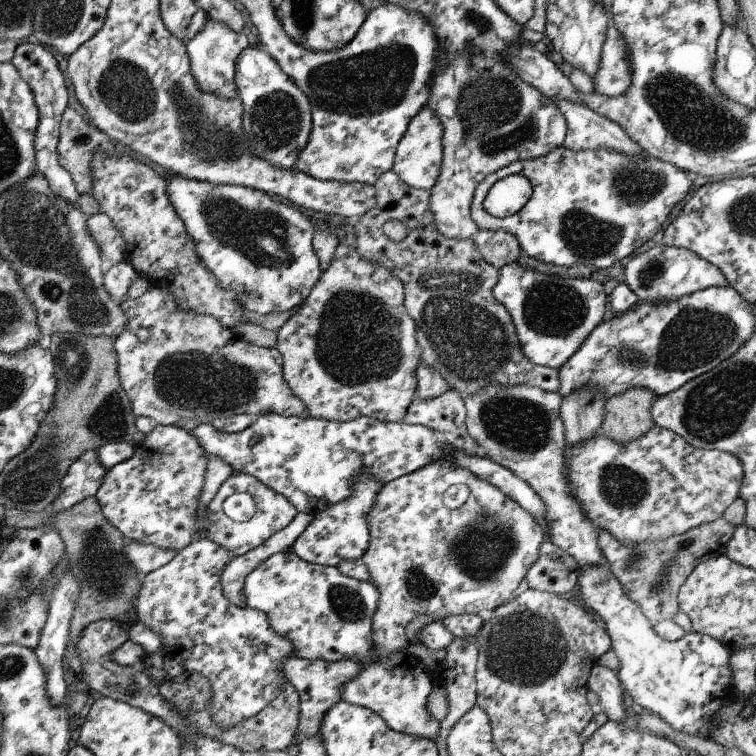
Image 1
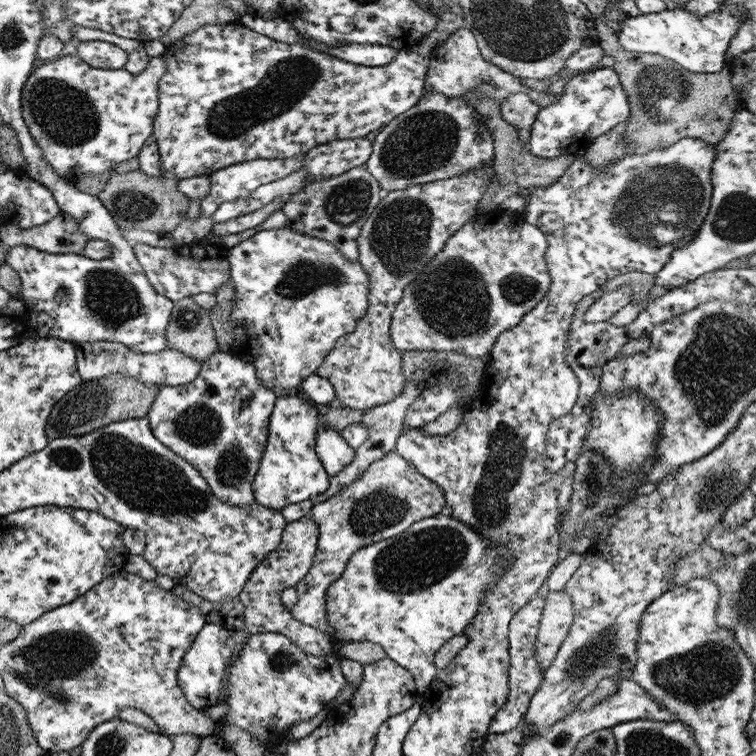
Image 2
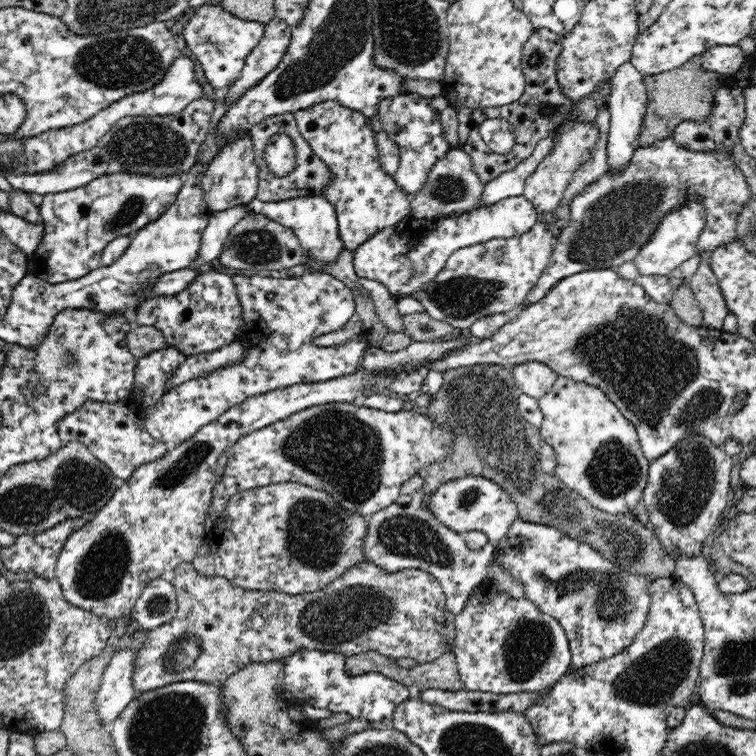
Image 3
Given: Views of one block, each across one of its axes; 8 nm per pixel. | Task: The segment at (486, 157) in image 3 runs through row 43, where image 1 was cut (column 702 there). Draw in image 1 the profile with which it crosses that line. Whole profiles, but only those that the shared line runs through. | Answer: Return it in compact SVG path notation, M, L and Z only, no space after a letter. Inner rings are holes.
M724 517L692 528L684 534L672 535L667 540L644 540L639 544L622 544L610 532L598 529L598 546L612 574L618 578L624 594L638 604L642 614L652 625L664 620L673 620L678 612L680 587L699 563L714 554L726 552L728 541L735 531Z

